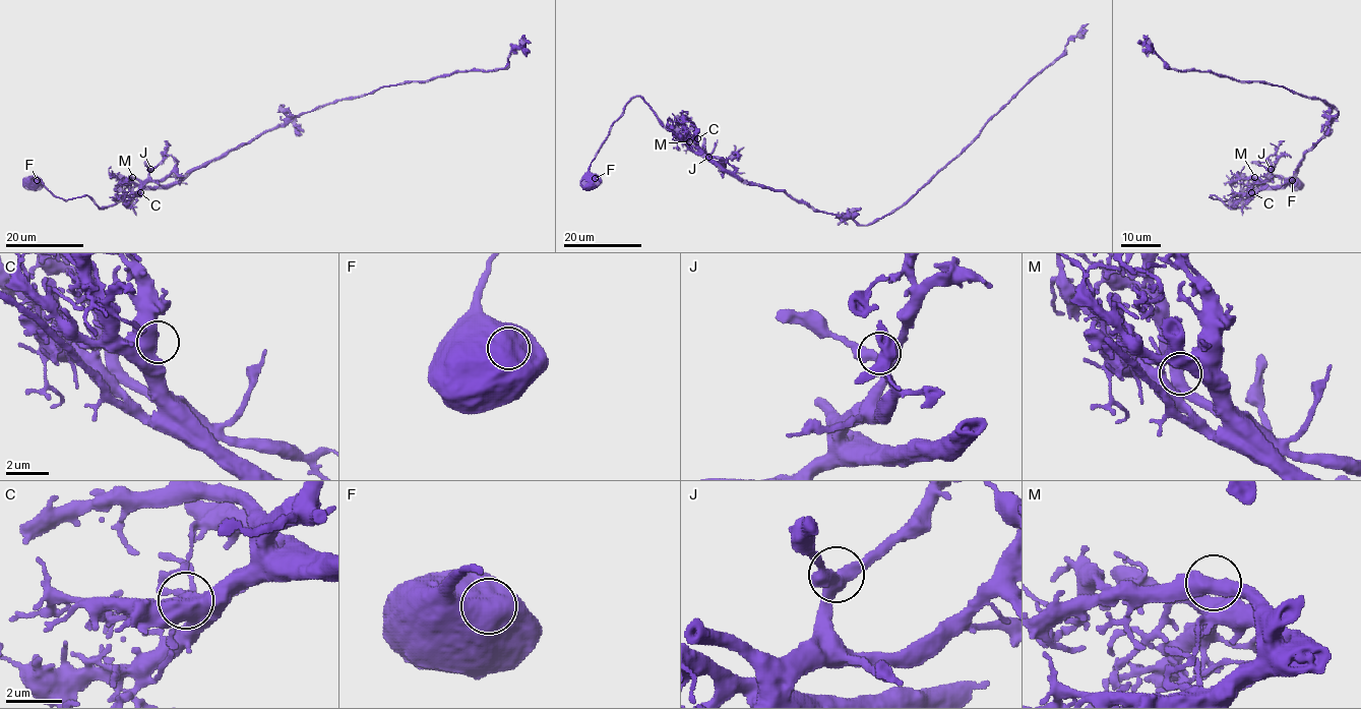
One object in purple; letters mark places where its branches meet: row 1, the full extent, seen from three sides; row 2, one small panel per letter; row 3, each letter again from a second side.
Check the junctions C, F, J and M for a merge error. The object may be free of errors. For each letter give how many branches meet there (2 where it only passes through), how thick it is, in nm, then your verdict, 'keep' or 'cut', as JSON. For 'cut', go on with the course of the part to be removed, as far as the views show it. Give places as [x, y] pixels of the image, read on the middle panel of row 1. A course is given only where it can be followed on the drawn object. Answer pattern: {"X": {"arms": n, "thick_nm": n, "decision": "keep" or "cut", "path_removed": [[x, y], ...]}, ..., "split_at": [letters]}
{"C": {"arms": 1, "thick_nm": 750, "decision": "keep"}, "F": {"arms": 1, "thick_nm": 1500, "decision": "keep"}, "J": {"arms": 3, "thick_nm": 420, "decision": "keep"}, "M": {"arms": 2, "thick_nm": 500, "decision": "keep"}, "split_at": []}

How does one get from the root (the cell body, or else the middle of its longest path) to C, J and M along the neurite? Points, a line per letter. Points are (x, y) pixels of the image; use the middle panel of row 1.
C: (589, 182), (592, 160), (624, 106), (635, 97), (639, 97), (657, 118), (679, 136), (697, 138)
J: (589, 182), (592, 160), (624, 106), (635, 97), (639, 97), (657, 118), (691, 151), (708, 157)
M: (589, 182), (592, 160), (624, 106), (635, 97), (665, 126), (681, 134), (679, 139), (689, 141)

